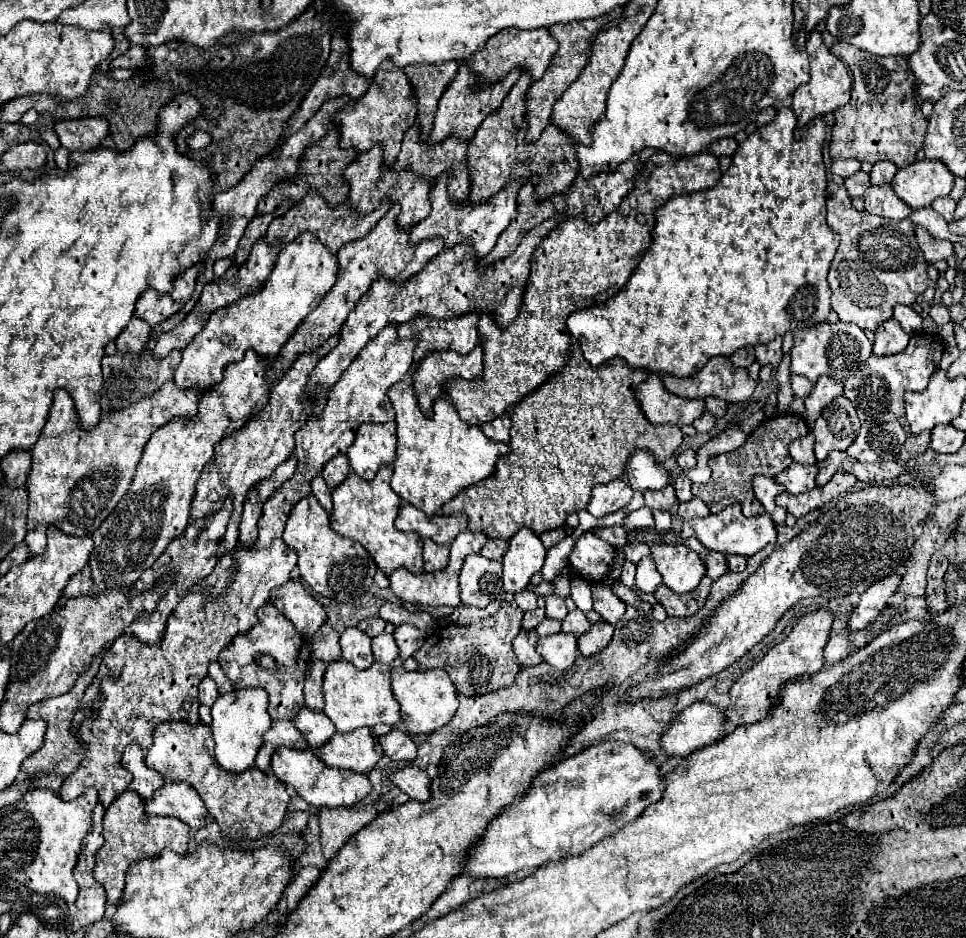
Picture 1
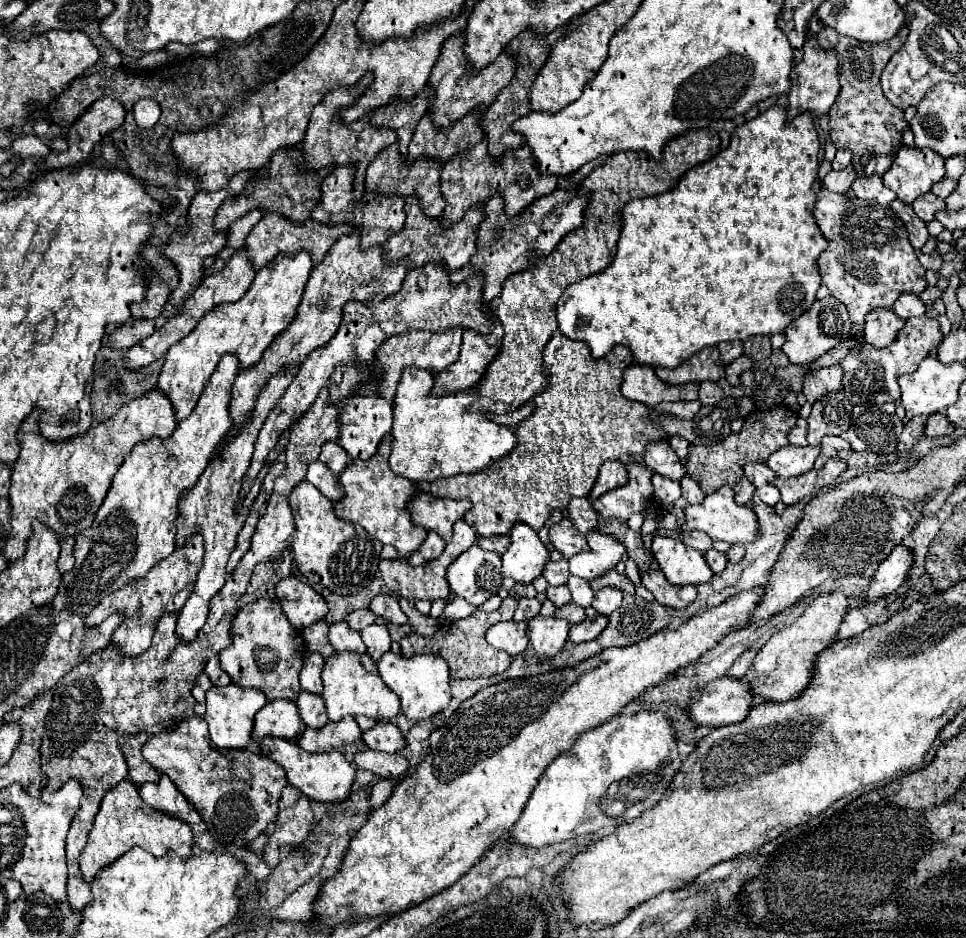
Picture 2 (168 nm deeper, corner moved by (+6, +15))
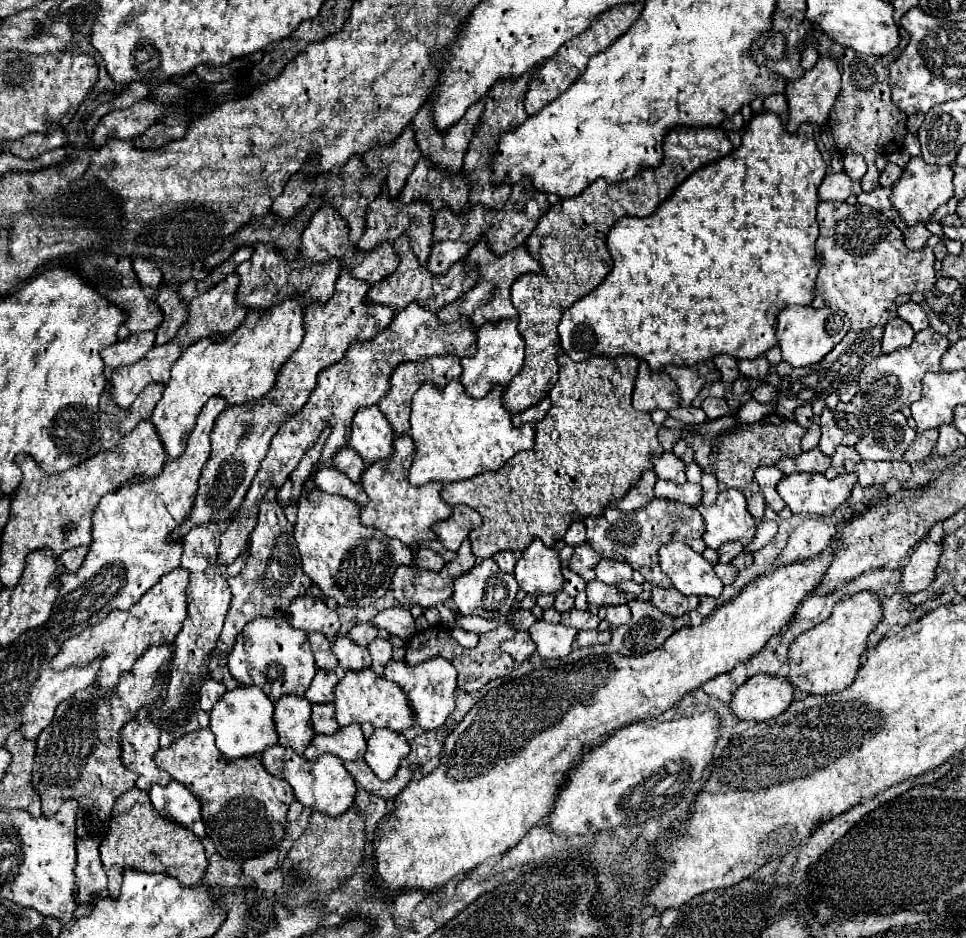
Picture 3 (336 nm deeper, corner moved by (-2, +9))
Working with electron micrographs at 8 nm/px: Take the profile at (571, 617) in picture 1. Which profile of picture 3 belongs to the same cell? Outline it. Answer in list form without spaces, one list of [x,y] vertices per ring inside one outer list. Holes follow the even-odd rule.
[[[572,609],[568,613],[568,625],[578,629],[578,631],[590,631],[590,629],[598,629],[598,615],[590,613],[590,611],[580,611],[580,609]]]

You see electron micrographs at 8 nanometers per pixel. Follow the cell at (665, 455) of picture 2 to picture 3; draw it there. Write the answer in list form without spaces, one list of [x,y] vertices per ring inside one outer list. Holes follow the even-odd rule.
[[[664,453],[660,457],[654,457],[652,465],[656,467],[656,475],[660,479],[670,479],[674,483],[686,481],[686,465],[674,453]]]

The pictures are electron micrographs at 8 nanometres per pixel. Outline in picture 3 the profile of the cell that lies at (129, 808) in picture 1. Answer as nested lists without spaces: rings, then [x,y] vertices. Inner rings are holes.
[[[138,787],[128,789],[116,799],[110,819],[110,831],[100,843],[100,857],[108,875],[108,891],[112,893],[112,897],[120,893],[124,867],[142,869],[148,873],[166,873],[192,887],[204,877],[208,865],[200,839],[192,835],[192,831],[188,831],[186,827],[180,827],[178,823],[164,819],[152,807],[148,793]]]

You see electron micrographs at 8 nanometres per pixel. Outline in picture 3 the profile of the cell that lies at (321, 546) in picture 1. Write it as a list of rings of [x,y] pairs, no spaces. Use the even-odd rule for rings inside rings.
[[[312,489],[298,501],[298,519],[294,527],[304,573],[326,597],[334,597],[338,605],[350,607],[364,607],[378,601],[388,591],[396,567],[412,565],[410,549],[372,527],[364,527],[358,509],[360,505],[350,499]]]

